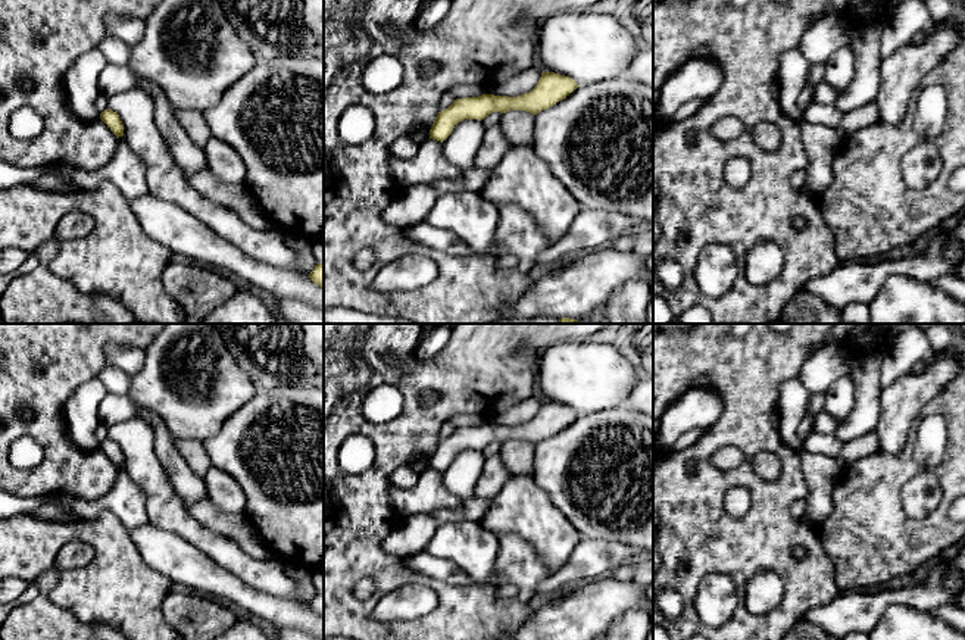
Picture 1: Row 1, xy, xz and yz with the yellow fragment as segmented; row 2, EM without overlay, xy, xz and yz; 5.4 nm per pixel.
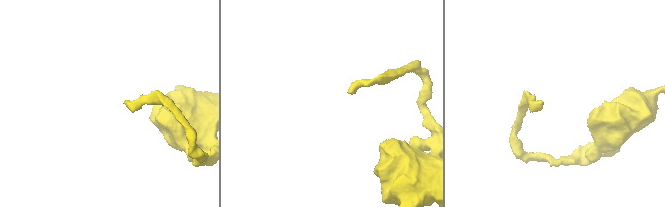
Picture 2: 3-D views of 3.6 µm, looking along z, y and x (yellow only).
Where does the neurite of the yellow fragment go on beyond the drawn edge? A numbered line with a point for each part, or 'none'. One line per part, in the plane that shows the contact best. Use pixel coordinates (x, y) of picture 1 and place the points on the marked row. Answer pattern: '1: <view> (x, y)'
none

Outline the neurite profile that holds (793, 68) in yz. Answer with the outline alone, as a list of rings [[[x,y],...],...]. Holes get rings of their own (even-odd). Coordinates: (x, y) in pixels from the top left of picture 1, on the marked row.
[[[794,49],[781,53],[778,60],[780,106],[783,113],[796,122],[802,121],[797,97],[808,85],[809,68],[811,63]]]

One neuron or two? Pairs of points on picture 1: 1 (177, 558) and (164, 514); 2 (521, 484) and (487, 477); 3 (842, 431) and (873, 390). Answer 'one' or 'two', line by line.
1: two
2: two
3: one

